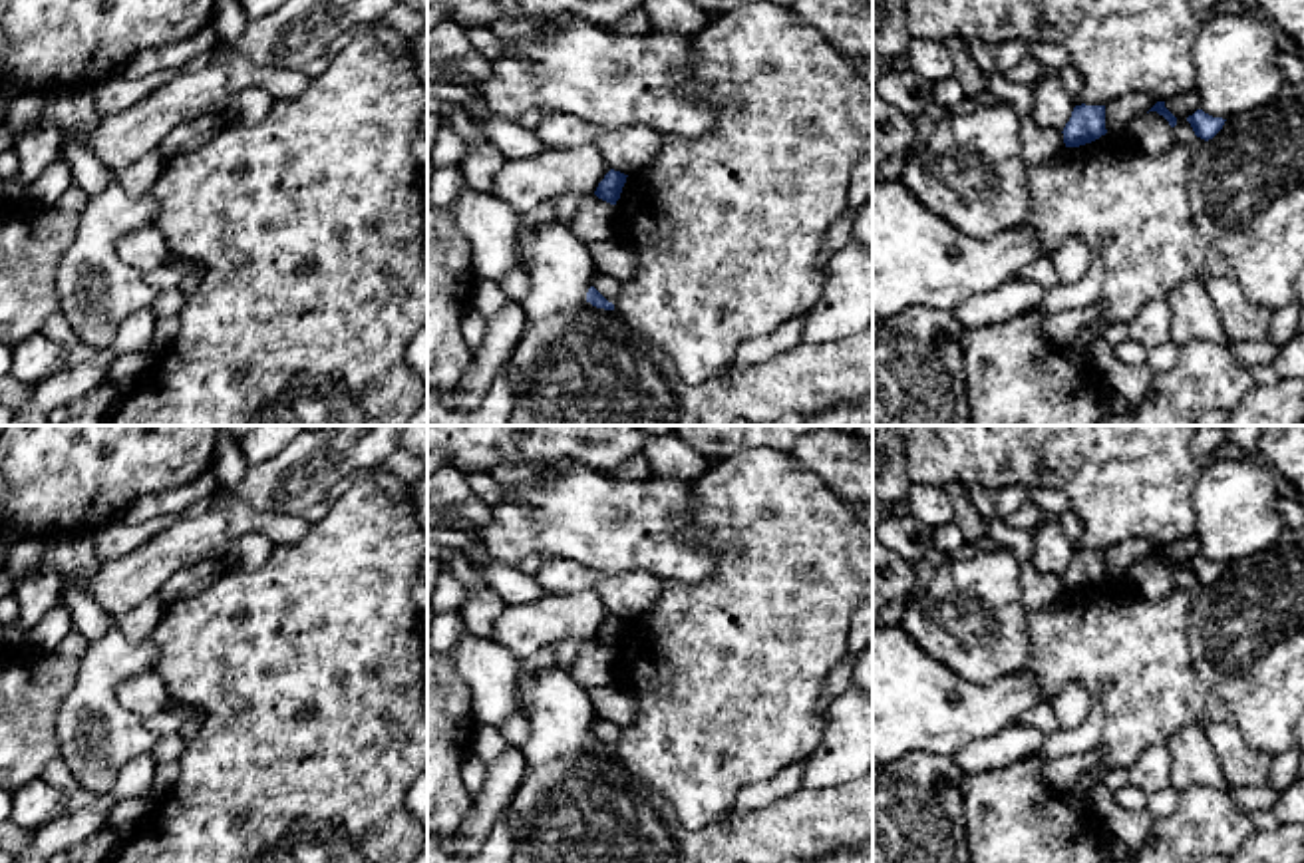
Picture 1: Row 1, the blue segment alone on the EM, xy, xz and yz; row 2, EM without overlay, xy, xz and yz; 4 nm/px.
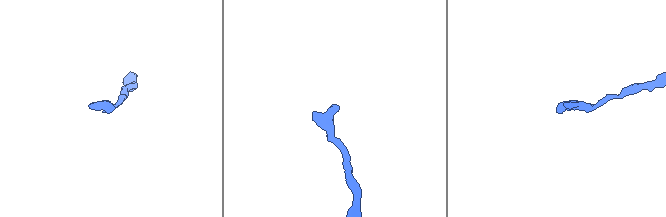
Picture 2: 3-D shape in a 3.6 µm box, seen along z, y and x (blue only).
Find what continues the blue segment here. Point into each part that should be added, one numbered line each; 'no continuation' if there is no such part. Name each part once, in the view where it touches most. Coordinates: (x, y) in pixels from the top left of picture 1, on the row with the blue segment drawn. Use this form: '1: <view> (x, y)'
no continuation

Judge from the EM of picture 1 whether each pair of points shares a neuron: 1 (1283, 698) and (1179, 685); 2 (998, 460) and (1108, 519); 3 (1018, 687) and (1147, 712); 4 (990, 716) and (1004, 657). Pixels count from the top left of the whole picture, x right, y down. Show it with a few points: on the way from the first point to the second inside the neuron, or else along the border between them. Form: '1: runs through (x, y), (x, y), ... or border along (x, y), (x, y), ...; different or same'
1: border along (1191, 643), (1191, 667), (1205, 690), (1205, 716); different
2: runs through (1026, 456), (1046, 456), (1082, 492); same
3: border along (1018, 673), (1026, 673), (1048, 700); different
4: border along (953, 671), (978, 683), (1016, 675); different

